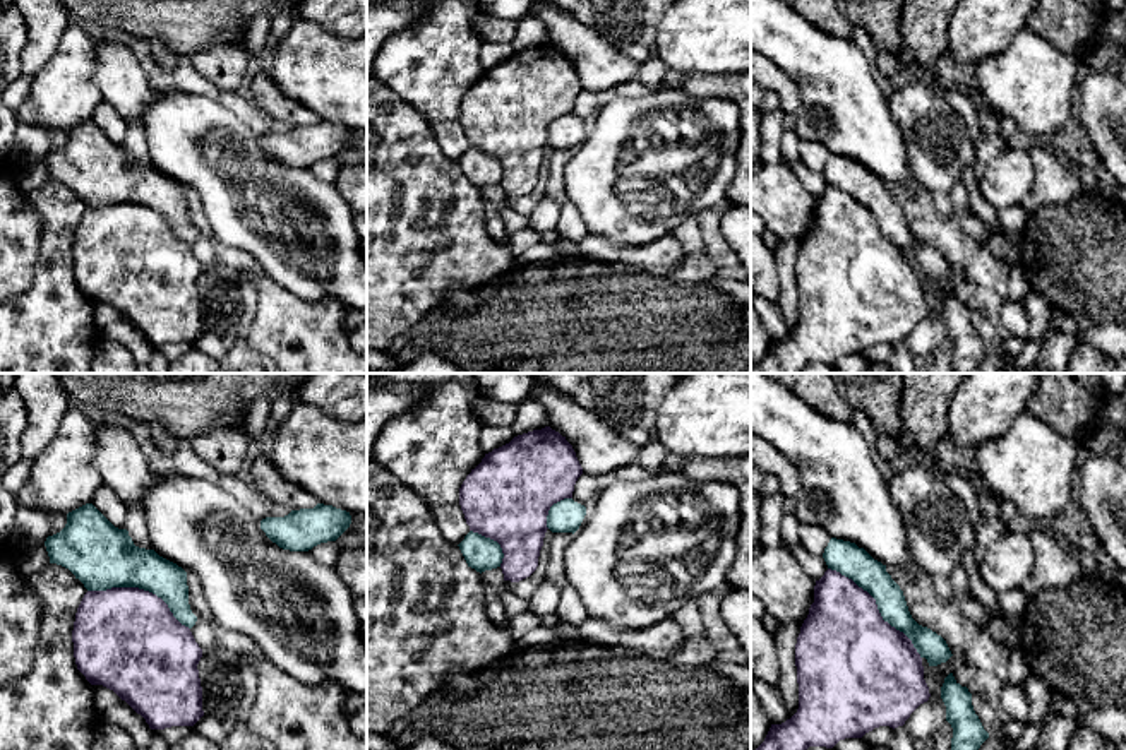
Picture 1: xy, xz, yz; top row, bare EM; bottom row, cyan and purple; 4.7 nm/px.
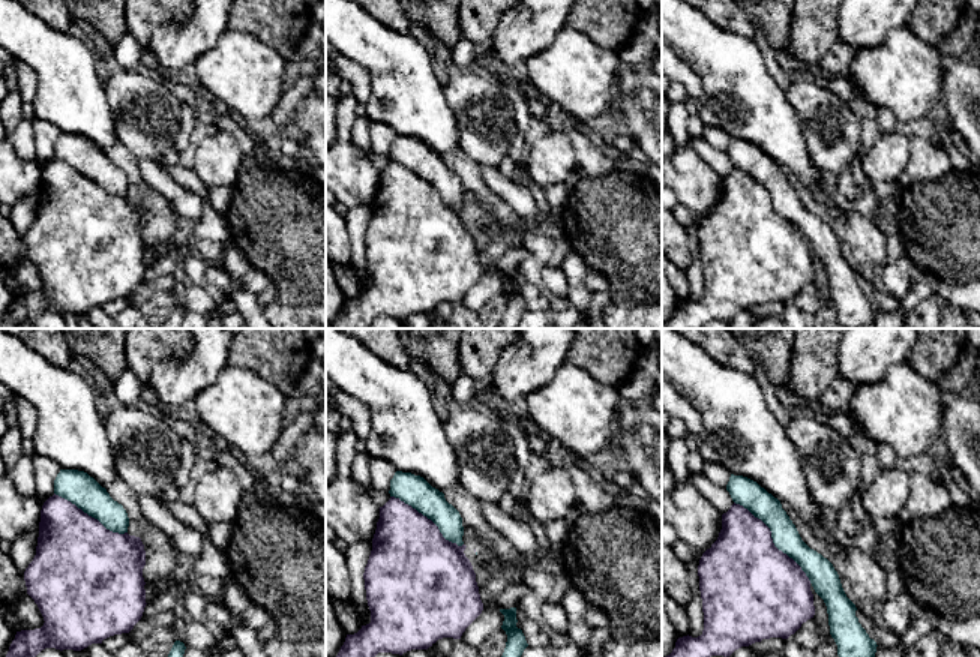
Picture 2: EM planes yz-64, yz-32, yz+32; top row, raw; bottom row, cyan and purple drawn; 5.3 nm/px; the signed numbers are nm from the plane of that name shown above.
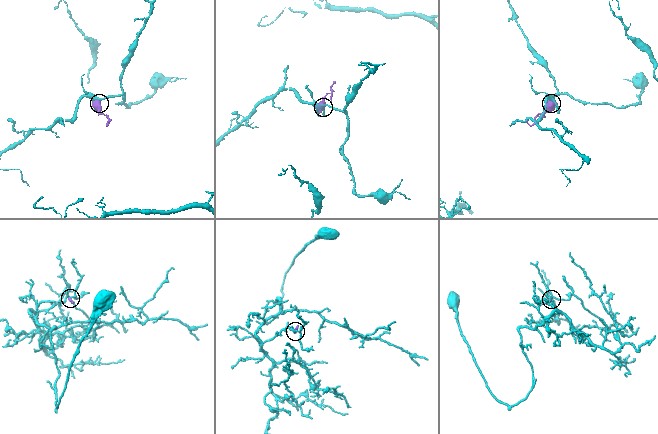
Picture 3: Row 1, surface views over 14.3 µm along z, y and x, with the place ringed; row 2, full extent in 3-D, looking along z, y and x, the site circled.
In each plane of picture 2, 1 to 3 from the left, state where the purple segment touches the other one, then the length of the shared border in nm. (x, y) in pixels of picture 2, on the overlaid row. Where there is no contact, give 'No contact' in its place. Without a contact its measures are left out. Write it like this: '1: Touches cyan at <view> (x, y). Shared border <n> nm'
1: Touches cyan at yz-64 (90, 515). Shared border 440 nm
2: Touches cyan at yz-32 (428, 518). Shared border 480 nm
3: Touches cyan at yz+32 (773, 540). Shared border 600 nm

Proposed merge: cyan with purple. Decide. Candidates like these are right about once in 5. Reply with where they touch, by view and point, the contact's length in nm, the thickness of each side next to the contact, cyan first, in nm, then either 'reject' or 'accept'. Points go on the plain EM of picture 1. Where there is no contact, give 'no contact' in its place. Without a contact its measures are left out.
contact yz (878, 225); length 600 nm; calibres 150 and 460 nm; reject

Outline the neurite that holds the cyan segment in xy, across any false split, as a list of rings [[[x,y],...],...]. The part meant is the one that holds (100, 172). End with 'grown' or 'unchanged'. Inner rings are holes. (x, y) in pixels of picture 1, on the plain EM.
[[[93,120],[69,128],[65,144],[48,152],[45,163],[50,180],[69,185],[87,207],[139,204],[161,214],[182,241],[189,245],[195,241],[197,233],[189,221],[187,188],[154,166],[135,163],[129,147],[115,144]]]; unchanged

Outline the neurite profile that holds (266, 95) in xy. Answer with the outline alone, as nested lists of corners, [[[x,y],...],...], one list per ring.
[[[266,68],[252,79],[250,94],[254,104],[269,118],[286,122],[291,127],[314,125],[319,120],[307,106],[284,96]]]

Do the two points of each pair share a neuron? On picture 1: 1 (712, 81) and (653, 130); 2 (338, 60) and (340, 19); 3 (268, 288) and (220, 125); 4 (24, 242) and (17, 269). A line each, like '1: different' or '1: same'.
1: different
2: different
3: different
4: same

